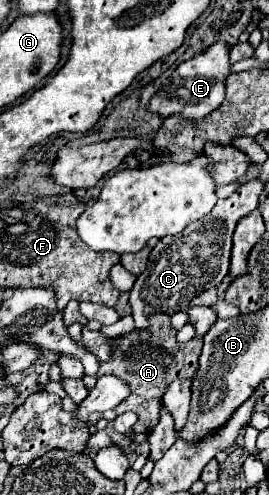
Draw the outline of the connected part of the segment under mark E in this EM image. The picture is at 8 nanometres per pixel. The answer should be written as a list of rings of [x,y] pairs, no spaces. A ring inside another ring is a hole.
[[[217,42],[209,46],[203,54],[195,56],[193,60],[187,60],[177,66],[175,74],[169,78],[167,86],[161,88],[149,102],[149,110],[157,112],[161,118],[167,118],[171,114],[181,114],[183,118],[205,118],[209,112],[213,112],[225,98],[225,80],[231,74],[231,60],[229,60],[229,44]]]

